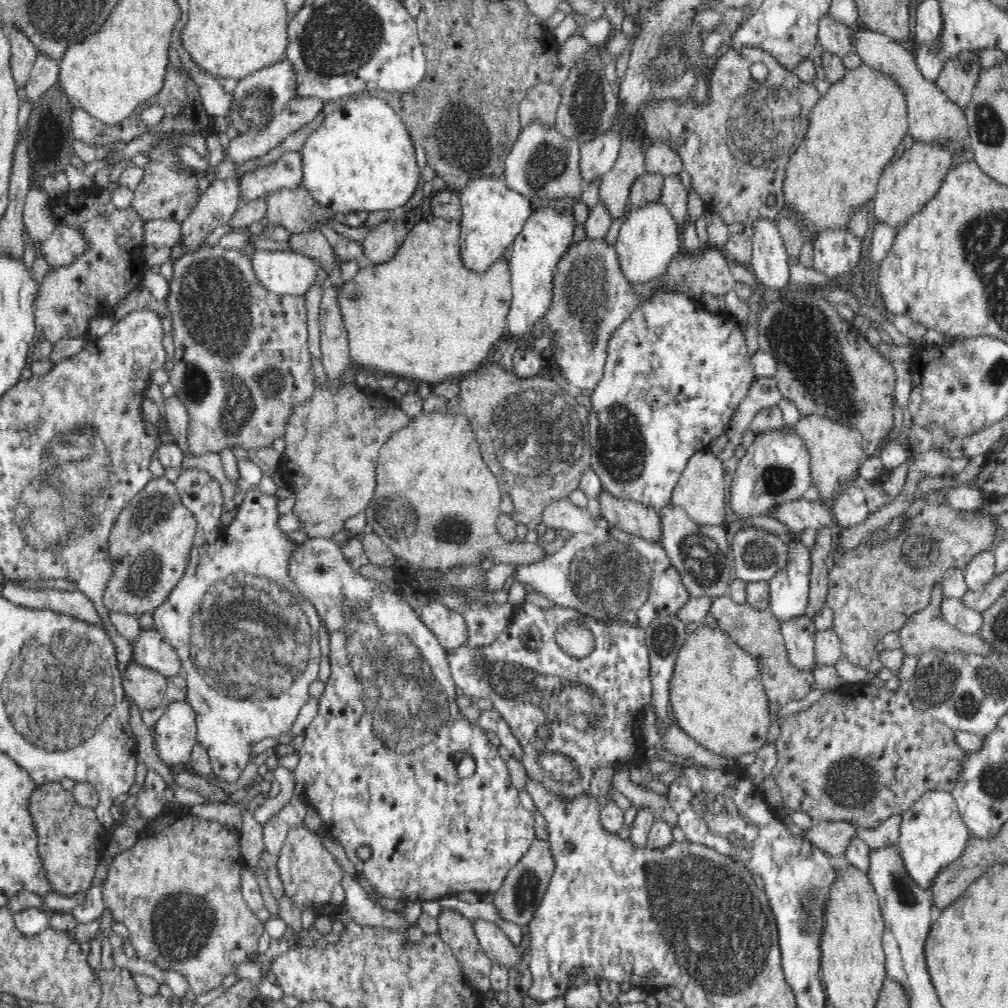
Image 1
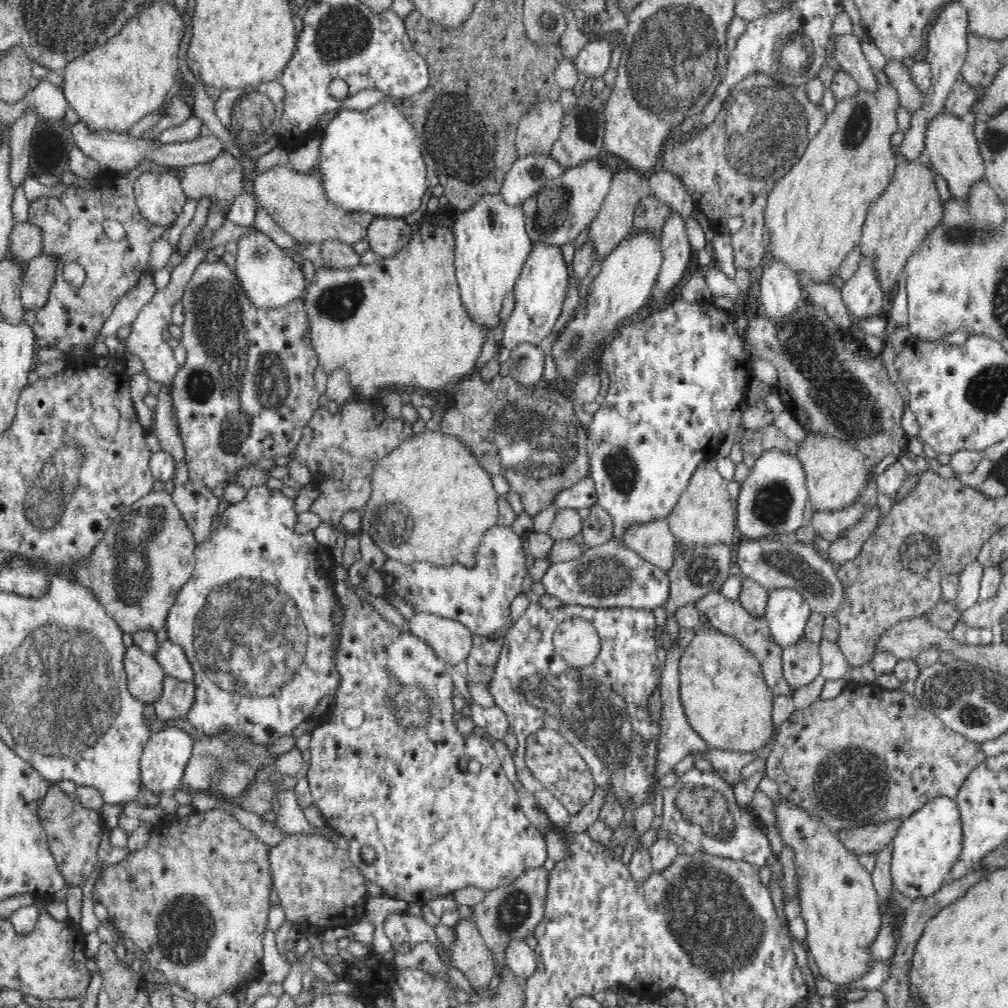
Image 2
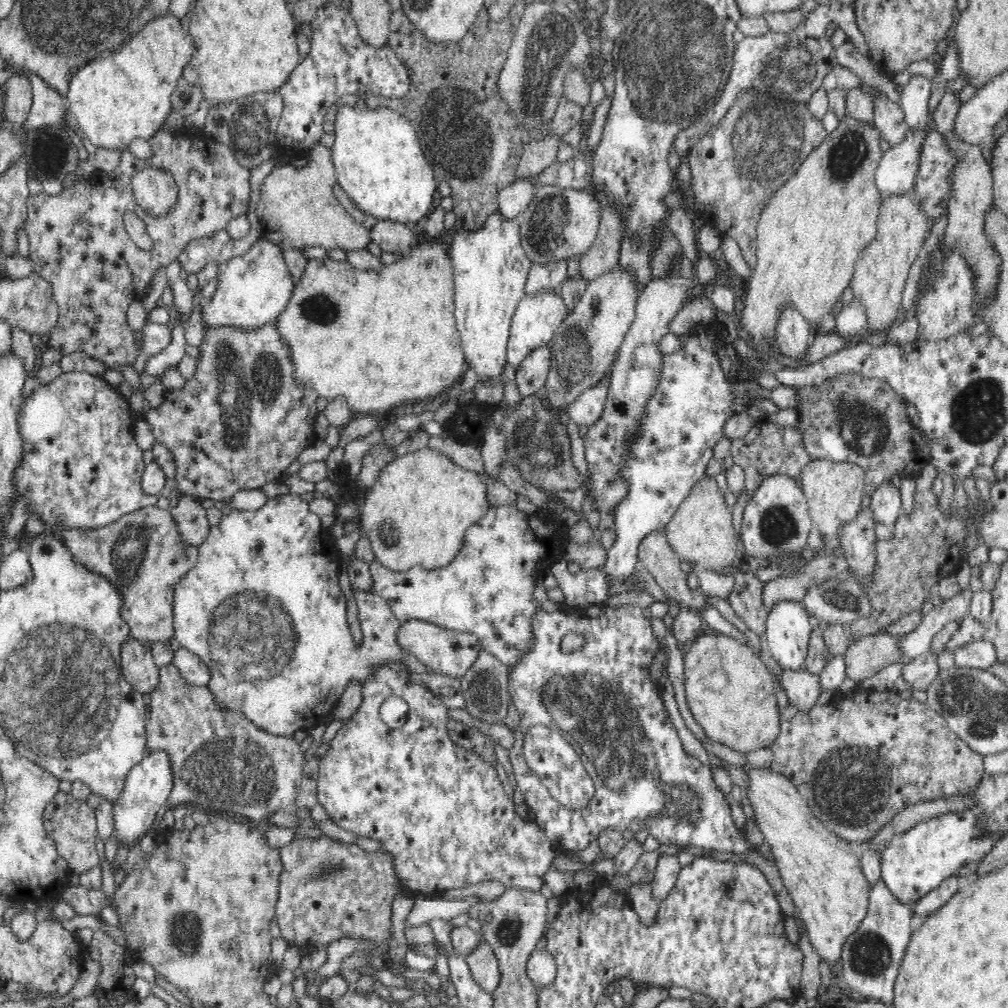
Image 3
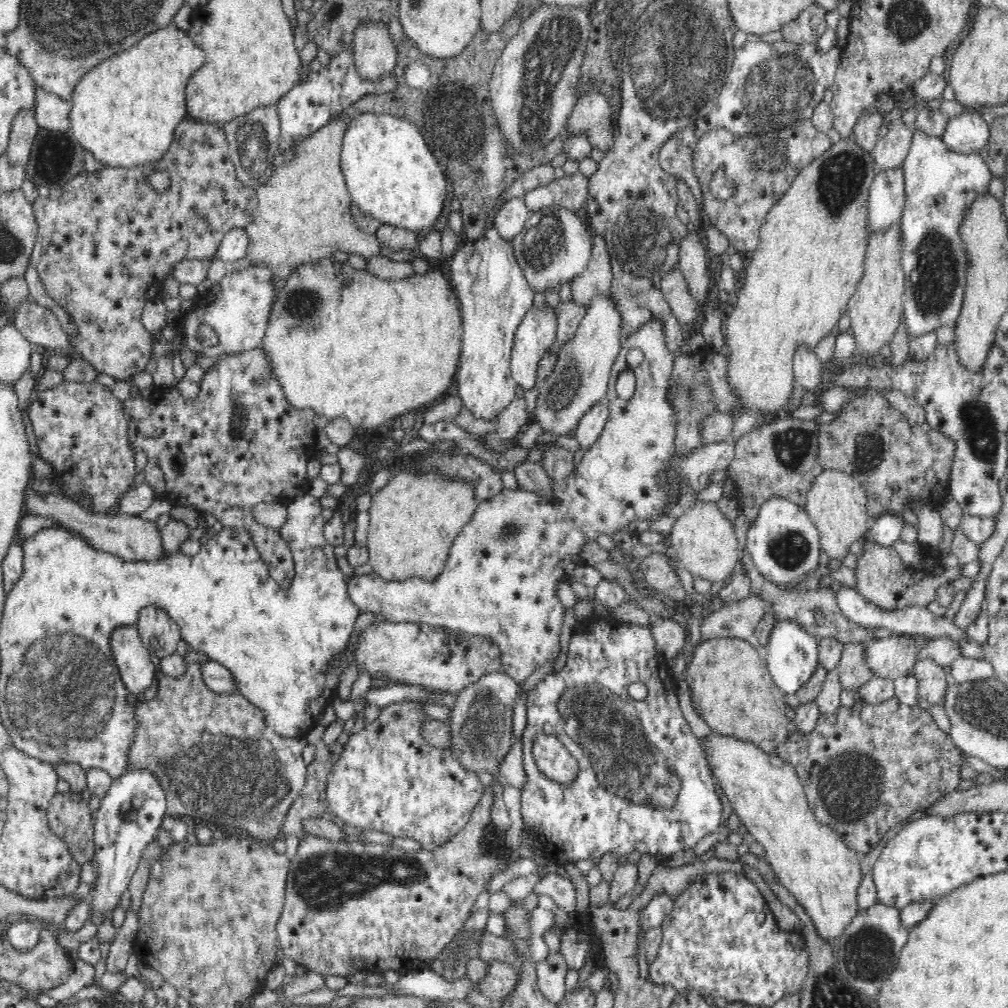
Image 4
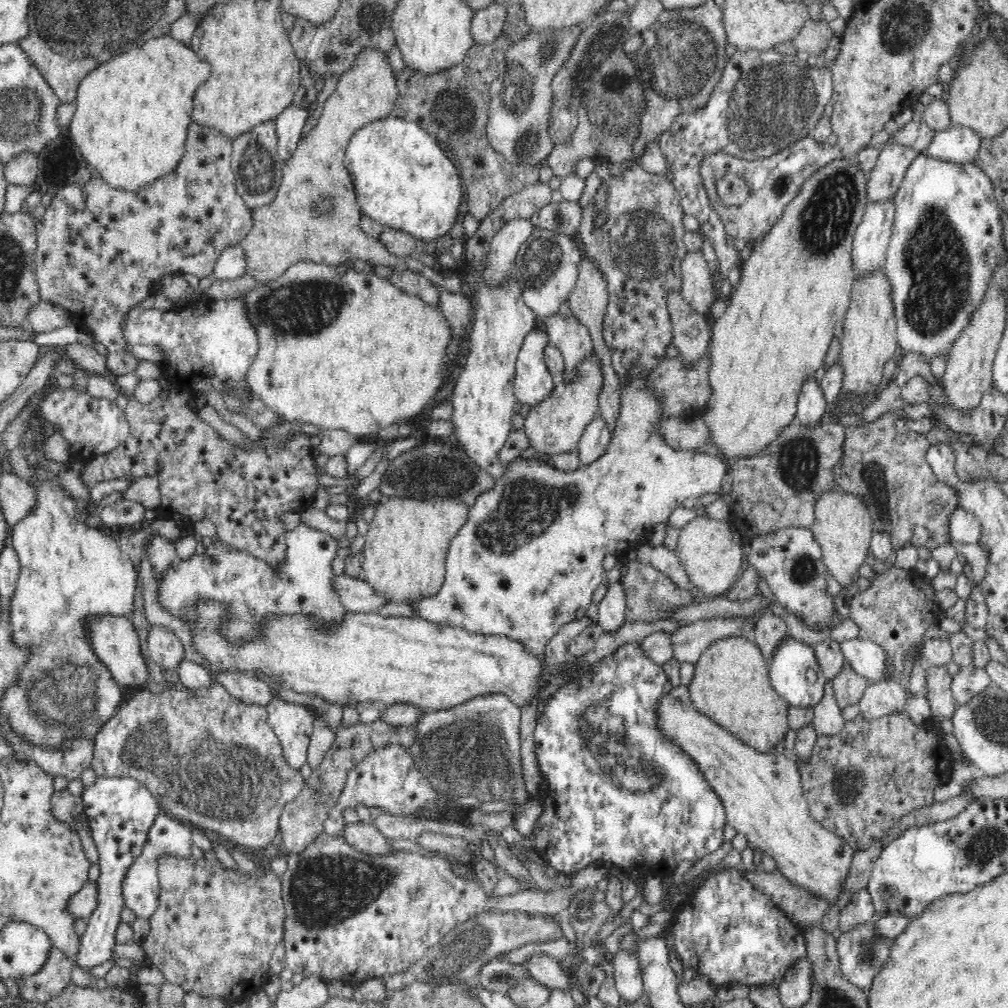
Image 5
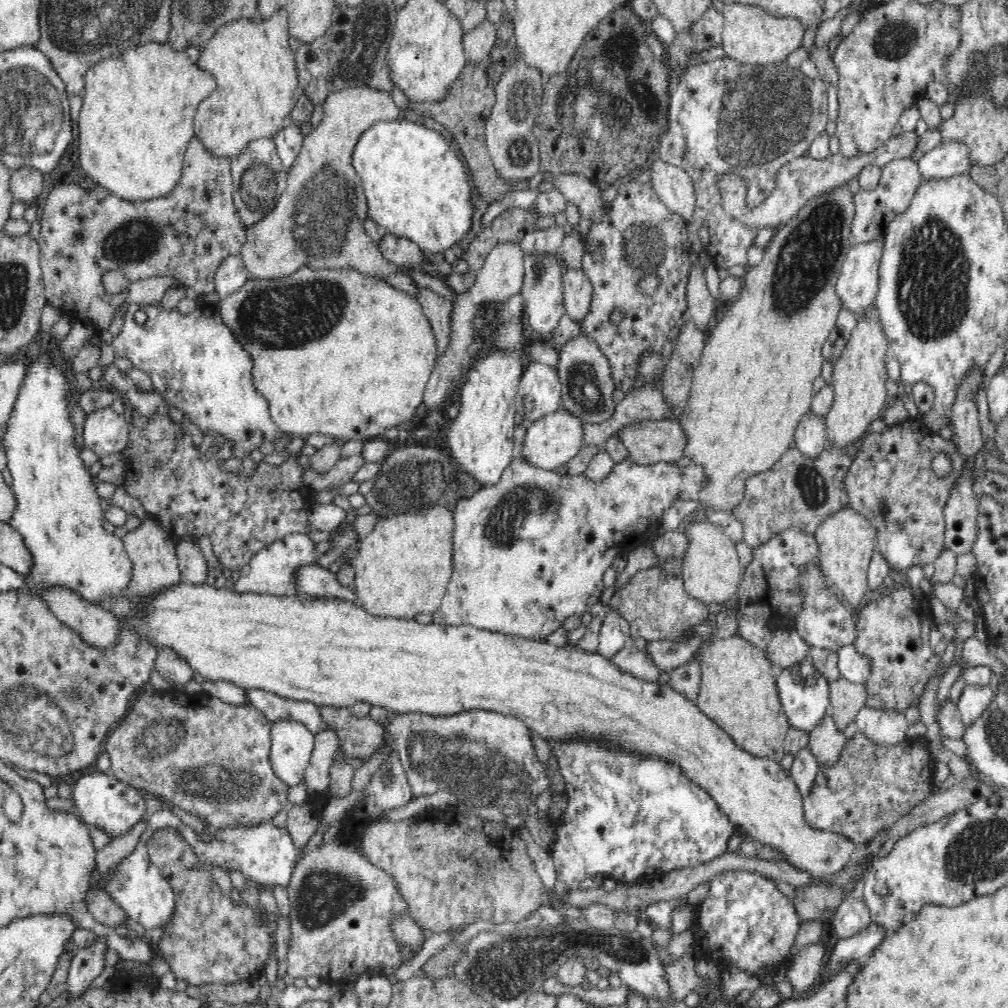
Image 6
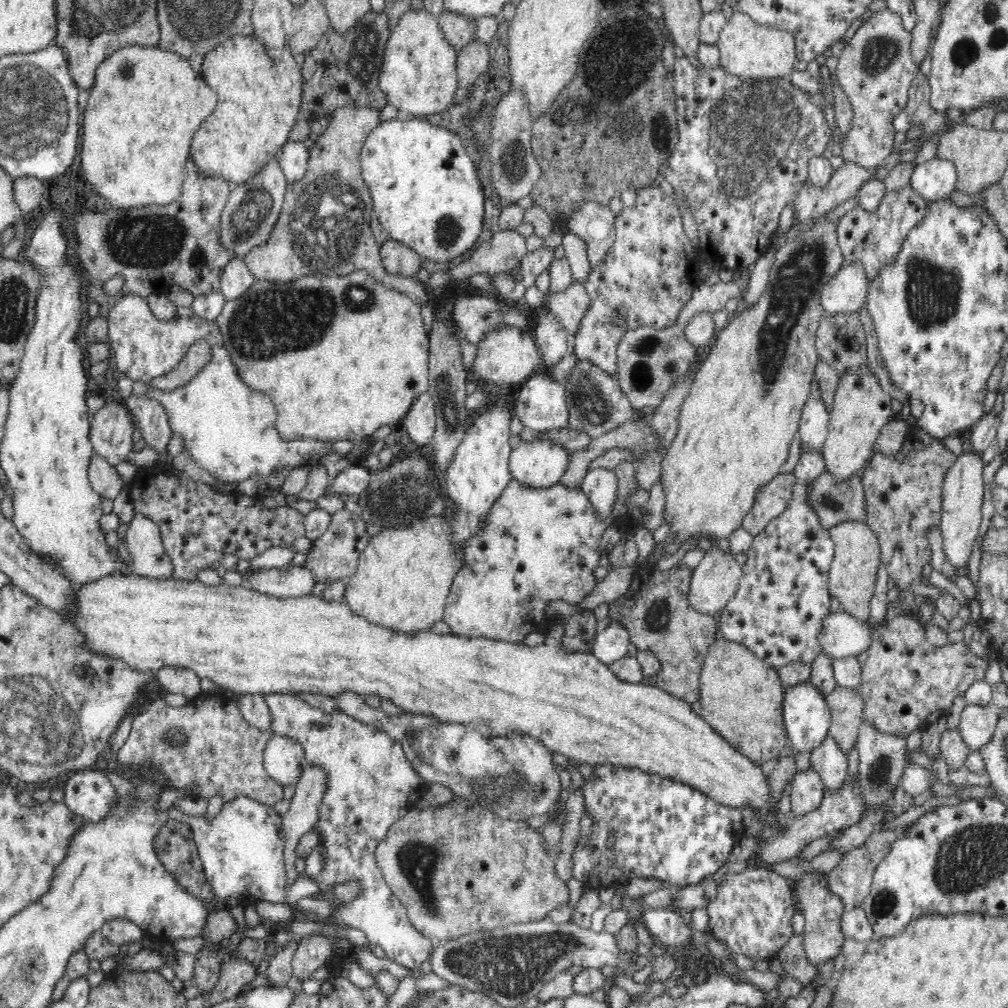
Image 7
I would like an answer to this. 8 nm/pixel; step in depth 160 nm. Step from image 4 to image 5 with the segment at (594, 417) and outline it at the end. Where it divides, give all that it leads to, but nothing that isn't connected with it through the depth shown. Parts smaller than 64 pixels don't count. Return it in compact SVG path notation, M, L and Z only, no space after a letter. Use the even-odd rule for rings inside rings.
M604 417L590 421L579 440L578 456L582 465L590 464L596 457L602 456L610 442L611 432Z

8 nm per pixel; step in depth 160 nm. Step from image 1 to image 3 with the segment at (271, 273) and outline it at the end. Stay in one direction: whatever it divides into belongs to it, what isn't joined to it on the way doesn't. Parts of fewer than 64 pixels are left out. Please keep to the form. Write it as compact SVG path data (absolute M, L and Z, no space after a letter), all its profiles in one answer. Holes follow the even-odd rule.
M261 235L249 251L222 263L217 272L216 292L201 310L204 326L234 325L254 329L268 321L275 321L285 310L295 287L282 253L280 247Z

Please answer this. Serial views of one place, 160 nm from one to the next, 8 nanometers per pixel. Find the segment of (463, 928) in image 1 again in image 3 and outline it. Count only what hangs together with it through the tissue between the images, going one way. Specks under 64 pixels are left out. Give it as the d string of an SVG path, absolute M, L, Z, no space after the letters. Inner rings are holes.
M479 941L470 952L465 954L465 959L476 984L492 994L498 986L499 966L490 945Z

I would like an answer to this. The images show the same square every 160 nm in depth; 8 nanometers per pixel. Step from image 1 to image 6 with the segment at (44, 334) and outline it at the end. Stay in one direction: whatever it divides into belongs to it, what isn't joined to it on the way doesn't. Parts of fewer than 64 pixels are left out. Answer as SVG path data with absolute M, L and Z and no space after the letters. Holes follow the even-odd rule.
M194 137L188 148L185 150L185 159L183 160L182 174L179 177L178 184L171 189L166 197L159 197L158 199L146 201L126 201L120 199L107 190L100 190L100 186L92 192L84 192L80 186L76 184L62 184L52 188L52 192L46 198L46 206L41 216L41 229L39 238L37 239L40 245L40 266L42 269L42 284L45 288L45 295L48 302L52 306L56 306L64 315L75 316L78 322L94 325L97 332L106 331L114 318L114 314L118 307L124 302L130 294L130 284L148 277L162 277L162 276L177 276L178 282L181 286L190 286L195 293L206 295L215 292L215 274L220 263L228 256L238 255L241 252L242 245L246 242L247 234L246 227L241 223L240 216L236 211L232 199L234 192L234 184L232 183L233 176L231 175L231 161L228 156L214 155L210 153L202 142ZM104 274L118 274L120 276L120 290L114 294L106 293L104 288Z

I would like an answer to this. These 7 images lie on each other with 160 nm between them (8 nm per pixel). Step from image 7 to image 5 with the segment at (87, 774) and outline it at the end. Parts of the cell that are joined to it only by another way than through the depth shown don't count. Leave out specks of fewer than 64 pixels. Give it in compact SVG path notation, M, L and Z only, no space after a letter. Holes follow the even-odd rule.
M134 777L97 778L92 785L83 788L81 799L92 838L100 852L95 908L86 919L87 926L80 936L81 948L74 960L80 968L88 971L88 968L100 966L113 958L114 937L124 907L125 876L141 855L161 807L153 793Z

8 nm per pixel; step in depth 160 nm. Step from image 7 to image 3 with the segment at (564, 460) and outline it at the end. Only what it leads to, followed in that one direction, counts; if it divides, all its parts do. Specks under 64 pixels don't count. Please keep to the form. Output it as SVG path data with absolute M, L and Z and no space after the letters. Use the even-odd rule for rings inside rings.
M615 266L588 281L582 298L562 321L548 344L551 367L545 382L548 404L567 408L586 390L606 376L630 325L636 318L637 300L642 290L636 269Z

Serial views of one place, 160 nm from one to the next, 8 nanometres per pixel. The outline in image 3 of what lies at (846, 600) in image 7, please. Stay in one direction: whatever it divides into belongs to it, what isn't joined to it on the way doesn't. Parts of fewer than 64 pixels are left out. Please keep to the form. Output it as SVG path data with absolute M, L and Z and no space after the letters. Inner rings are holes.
M811 459L803 465L798 479L808 503L813 527L827 539L839 538L841 526L854 520L864 502L868 500L865 492L865 470L852 461Z

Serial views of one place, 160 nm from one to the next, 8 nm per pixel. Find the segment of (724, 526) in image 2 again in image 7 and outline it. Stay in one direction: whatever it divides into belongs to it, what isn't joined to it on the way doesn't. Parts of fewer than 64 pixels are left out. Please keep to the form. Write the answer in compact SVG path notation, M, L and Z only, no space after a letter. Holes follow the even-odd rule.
M725 543L715 546L706 552L704 559L693 570L687 602L691 608L698 609L698 612L720 614L726 604L729 604L729 600L736 595L742 576L742 568Z

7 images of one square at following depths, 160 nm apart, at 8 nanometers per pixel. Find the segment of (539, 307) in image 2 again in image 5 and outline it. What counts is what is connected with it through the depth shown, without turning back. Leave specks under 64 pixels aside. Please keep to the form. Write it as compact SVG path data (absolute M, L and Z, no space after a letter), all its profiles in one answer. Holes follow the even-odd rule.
M531 329L518 350L513 391L517 401L534 407L554 390L552 374L545 363L545 348L550 343L547 333Z

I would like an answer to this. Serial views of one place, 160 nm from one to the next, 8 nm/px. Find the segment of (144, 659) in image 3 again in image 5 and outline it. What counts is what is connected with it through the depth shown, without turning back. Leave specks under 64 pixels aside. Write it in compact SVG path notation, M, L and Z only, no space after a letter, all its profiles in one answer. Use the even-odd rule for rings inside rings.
M106 615L102 619L91 619L89 627L93 651L97 653L106 668L109 668L118 686L143 685L146 687L149 678L148 667L140 651L138 634L129 618Z

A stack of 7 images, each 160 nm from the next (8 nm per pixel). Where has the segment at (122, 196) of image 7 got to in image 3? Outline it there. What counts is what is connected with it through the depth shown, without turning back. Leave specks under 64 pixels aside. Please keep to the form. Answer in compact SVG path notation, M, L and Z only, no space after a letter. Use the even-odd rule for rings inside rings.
M171 13L148 20L142 29L131 37L128 44L104 58L84 65L72 76L67 93L68 110L76 117L78 127L88 141L97 148L108 150L126 150L136 138L146 142L159 132L168 114L173 110L171 97L177 88L178 80L183 76L190 56L196 50L194 39L189 31L182 27L180 19Z

